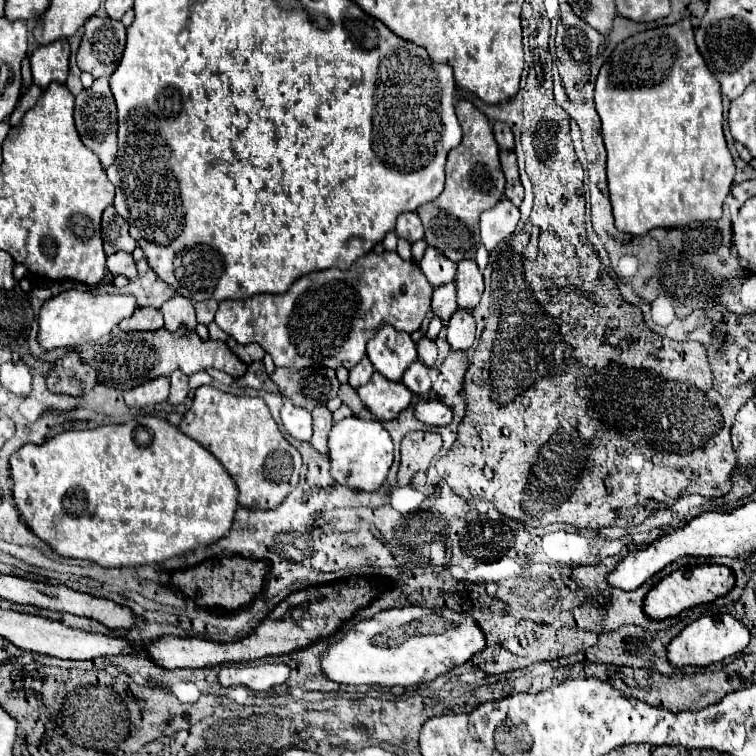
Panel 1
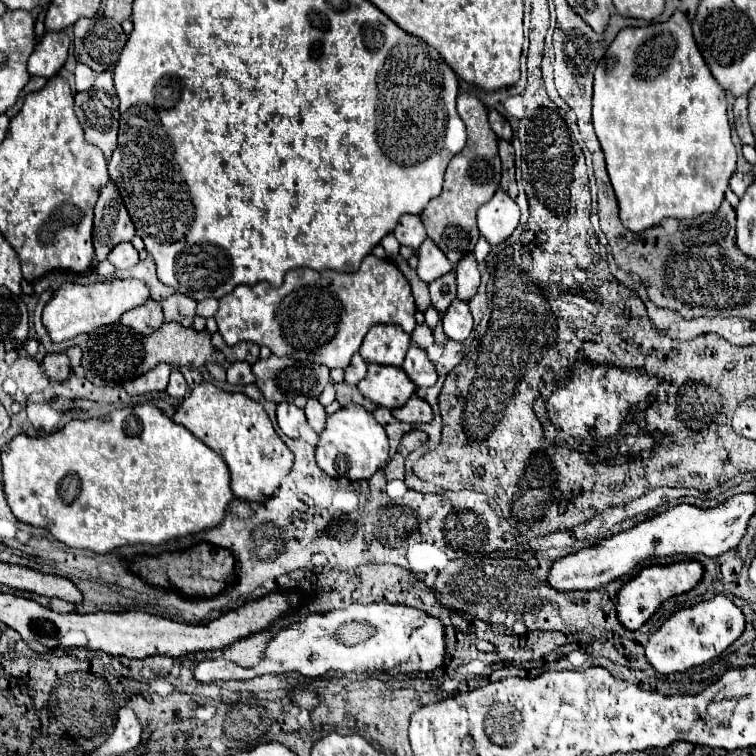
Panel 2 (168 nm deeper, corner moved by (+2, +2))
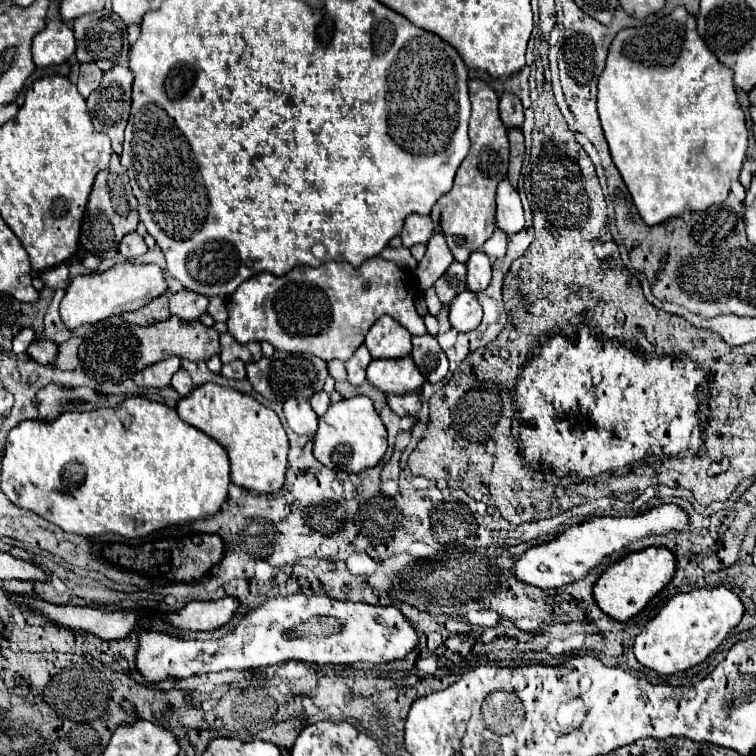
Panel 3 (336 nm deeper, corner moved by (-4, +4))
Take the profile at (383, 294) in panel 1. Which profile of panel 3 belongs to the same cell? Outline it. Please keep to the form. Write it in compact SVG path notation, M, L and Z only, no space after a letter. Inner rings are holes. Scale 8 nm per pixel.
M380 256L368 258L360 268L352 268L348 262L328 262L318 268L298 266L284 276L272 276L270 272L262 272L240 284L238 290L226 302L226 324L232 338L240 344L270 342L276 350L302 354L308 352L326 362L334 358L348 360L356 352L356 348L364 344L364 336L372 328L372 324L384 314L394 316L394 320L400 322L412 336L426 334L426 326L422 316L416 312L414 298L416 286L412 282L412 276L398 268L394 262L388 262Z

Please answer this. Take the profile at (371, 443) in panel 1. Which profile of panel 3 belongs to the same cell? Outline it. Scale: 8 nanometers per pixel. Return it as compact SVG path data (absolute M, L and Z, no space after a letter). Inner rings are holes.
M354 396L332 404L326 416L320 418L316 436L314 436L314 456L326 468L342 472L362 472L374 468L386 454L386 426L382 424L378 412L372 406L372 400L366 396Z

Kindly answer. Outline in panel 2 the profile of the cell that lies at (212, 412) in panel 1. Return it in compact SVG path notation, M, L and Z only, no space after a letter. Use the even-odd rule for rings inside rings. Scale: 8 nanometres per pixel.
M202 382L180 402L180 406L176 408L176 414L172 416L172 420L176 424L182 424L184 428L188 428L208 448L212 448L214 452L218 452L224 458L224 462L228 464L228 470L230 470L232 492L240 500L256 500L256 502L260 502L260 500L272 496L272 492L280 486L280 480L292 468L294 454L282 442L282 438L276 434L268 414L262 408L262 404L250 400L246 394L228 394L228 392L220 390L220 388L216 388L212 382Z

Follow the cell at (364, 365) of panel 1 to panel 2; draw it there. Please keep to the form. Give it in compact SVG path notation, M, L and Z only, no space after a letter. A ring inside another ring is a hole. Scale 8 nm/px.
M354 354L348 368L346 368L346 382L348 384L358 384L366 376L366 362L360 354Z

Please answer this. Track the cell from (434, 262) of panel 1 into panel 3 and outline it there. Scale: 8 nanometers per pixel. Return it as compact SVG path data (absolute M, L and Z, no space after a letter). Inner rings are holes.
M434 234L432 240L426 244L426 254L414 272L418 288L428 290L448 270L452 262L454 256L446 246L446 238L442 234Z

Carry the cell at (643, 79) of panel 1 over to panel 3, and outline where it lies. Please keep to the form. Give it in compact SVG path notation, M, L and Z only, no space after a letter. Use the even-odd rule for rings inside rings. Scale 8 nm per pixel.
M684 6L668 14L668 20L618 32L606 68L598 78L598 114L612 160L644 224L654 226L682 216L686 210L702 212L728 198L730 184L738 180L746 158L744 112L736 98L730 68L718 64L718 58L706 48L696 32L696 18Z

